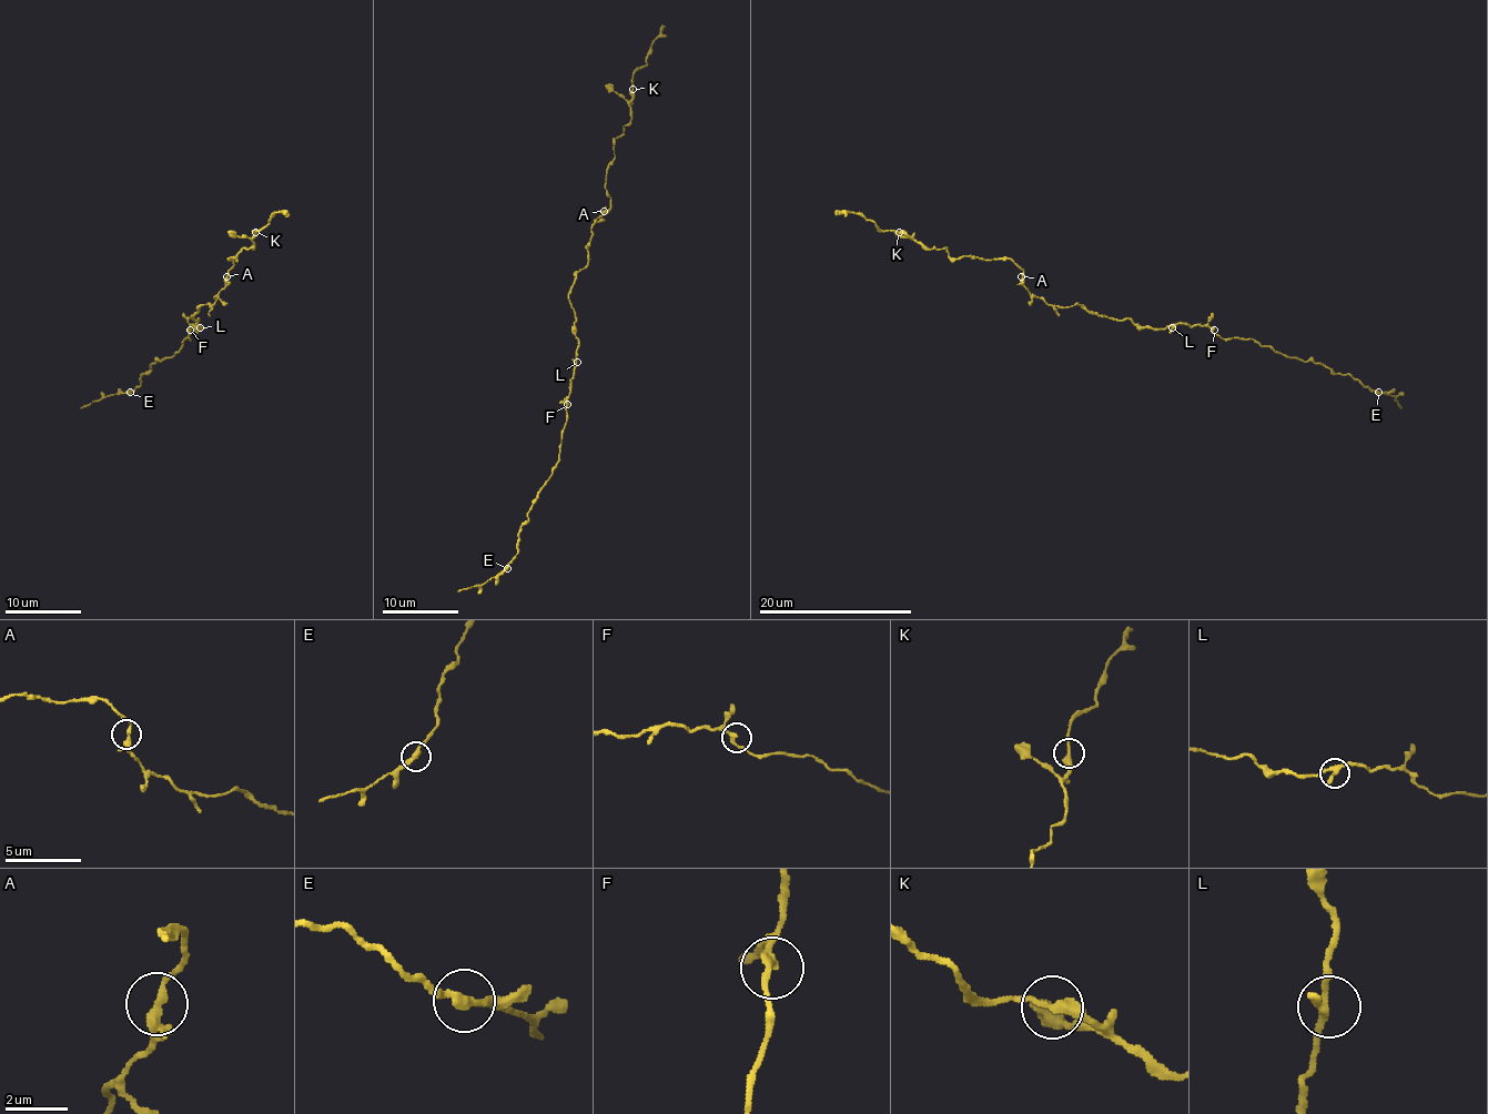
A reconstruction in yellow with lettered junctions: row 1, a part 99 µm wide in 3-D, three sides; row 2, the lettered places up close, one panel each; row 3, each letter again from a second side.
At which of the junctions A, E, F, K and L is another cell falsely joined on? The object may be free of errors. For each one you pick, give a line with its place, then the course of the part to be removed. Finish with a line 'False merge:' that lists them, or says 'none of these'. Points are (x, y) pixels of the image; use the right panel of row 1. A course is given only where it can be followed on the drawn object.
False merge: none of these

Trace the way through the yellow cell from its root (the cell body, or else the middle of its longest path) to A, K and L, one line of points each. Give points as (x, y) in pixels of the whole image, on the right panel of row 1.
A: (1119, 320), (1097, 316), (1082, 305), (1048, 305), (1029, 292), (1021, 276)
K: (1119, 320), (1082, 305), (1048, 305), (1029, 292), (1010, 259), (952, 259), (899, 232)
L: (1119, 320), (1130, 318), (1140, 326), (1155, 330), (1172, 327)

